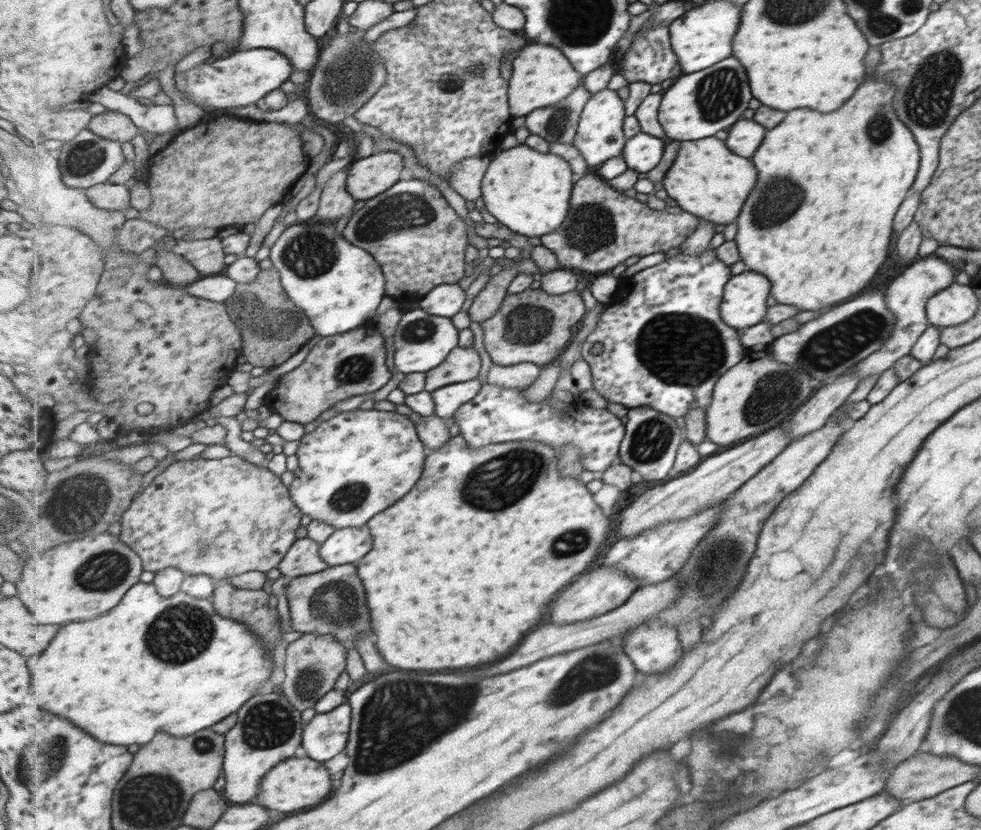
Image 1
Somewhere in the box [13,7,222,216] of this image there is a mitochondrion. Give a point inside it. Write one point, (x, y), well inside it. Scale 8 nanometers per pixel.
(80, 157)

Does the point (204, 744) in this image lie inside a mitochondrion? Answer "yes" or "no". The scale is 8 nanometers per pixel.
yes

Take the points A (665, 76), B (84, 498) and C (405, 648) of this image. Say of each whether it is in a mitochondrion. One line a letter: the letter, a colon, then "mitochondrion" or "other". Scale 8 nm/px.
A: other
B: mitochondrion
C: other

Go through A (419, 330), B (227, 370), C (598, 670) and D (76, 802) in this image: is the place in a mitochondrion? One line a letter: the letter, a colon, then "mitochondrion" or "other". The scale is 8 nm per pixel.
A: mitochondrion
B: other
C: mitochondrion
D: other

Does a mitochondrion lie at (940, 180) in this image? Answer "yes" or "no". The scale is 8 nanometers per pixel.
no

